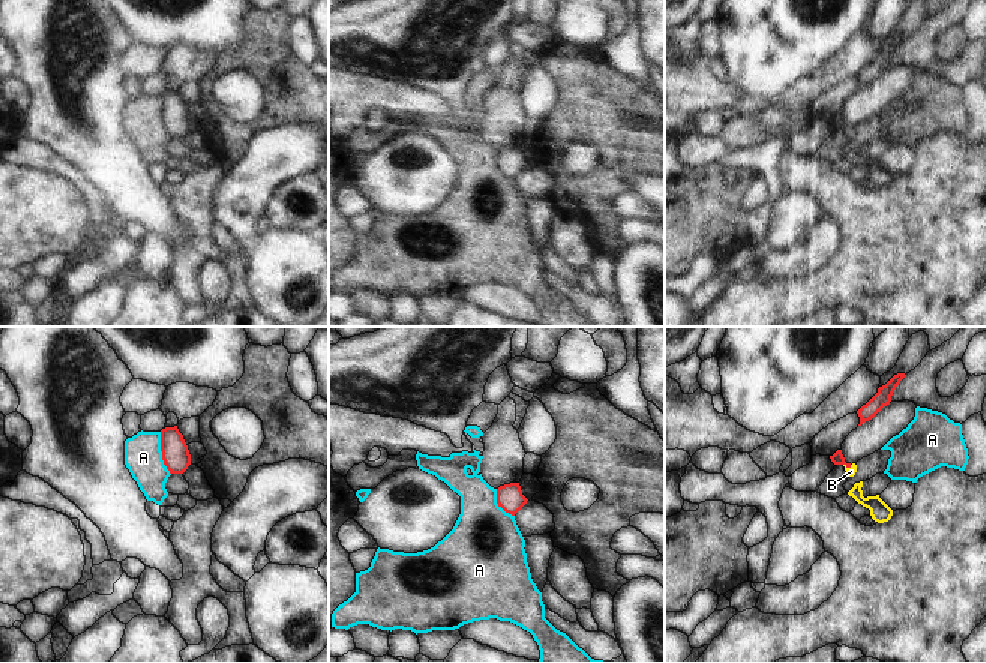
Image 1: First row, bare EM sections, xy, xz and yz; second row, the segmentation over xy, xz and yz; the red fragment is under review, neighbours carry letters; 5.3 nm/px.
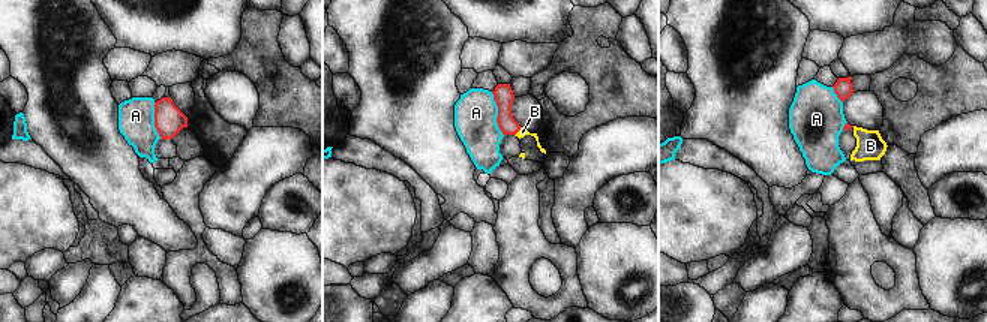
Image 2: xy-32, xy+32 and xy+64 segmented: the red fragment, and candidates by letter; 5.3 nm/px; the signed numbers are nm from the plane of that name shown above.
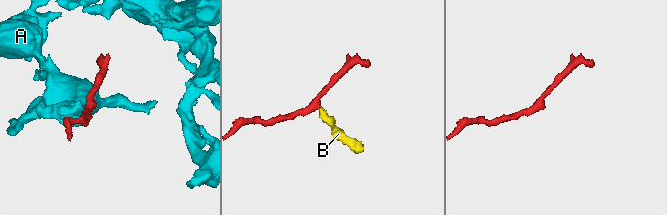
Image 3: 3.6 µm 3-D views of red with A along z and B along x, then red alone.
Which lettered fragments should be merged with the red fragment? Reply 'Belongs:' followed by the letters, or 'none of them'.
Belongs: B

